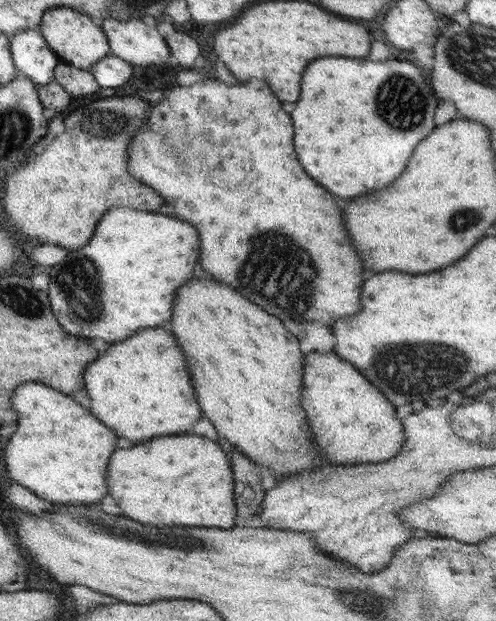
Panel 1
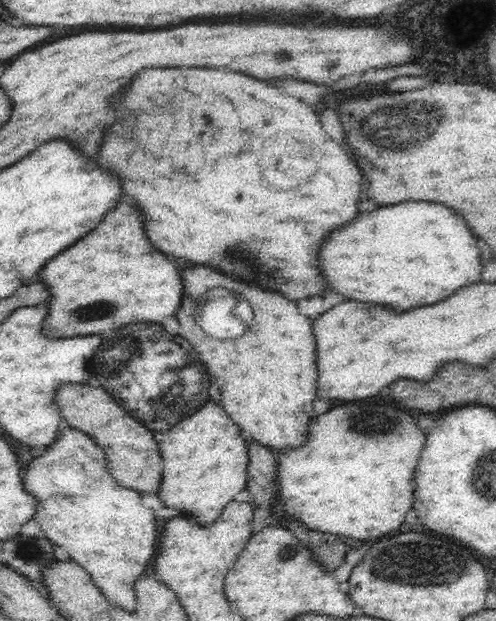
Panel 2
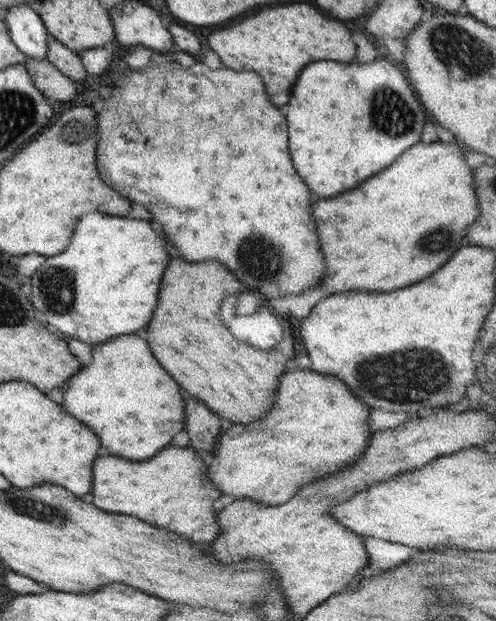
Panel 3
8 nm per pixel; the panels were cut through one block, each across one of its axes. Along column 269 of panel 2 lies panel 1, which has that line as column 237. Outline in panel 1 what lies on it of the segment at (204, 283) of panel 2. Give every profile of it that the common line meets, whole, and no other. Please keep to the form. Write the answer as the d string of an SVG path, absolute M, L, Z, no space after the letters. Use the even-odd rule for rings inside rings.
M196 278L188 280L184 286L180 286L180 290L176 290L176 298L172 302L170 332L186 354L188 372L203 416L208 418L223 438L224 448L230 456L237 514L245 519L251 518L260 513L262 499L266 494L262 487L259 464L268 468L276 479L304 473L322 465L322 452L312 446L312 430L304 418L302 408L298 412L298 384L302 388L305 356L298 348L298 338L284 328L280 318L268 314L230 286L216 280Z

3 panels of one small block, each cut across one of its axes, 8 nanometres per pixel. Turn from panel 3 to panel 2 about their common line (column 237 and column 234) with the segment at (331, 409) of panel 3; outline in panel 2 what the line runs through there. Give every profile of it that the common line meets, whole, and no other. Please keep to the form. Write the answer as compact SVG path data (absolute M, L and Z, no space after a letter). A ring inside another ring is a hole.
M206 402L200 410L191 414L180 424L176 424L172 430L166 432L164 440L158 442L164 474L158 490L158 498L174 510L180 510L181 516L191 519L198 526L212 524L222 512L228 502L234 500L238 492L246 486L246 468L248 468L248 438L241 428L226 414L221 403Z

